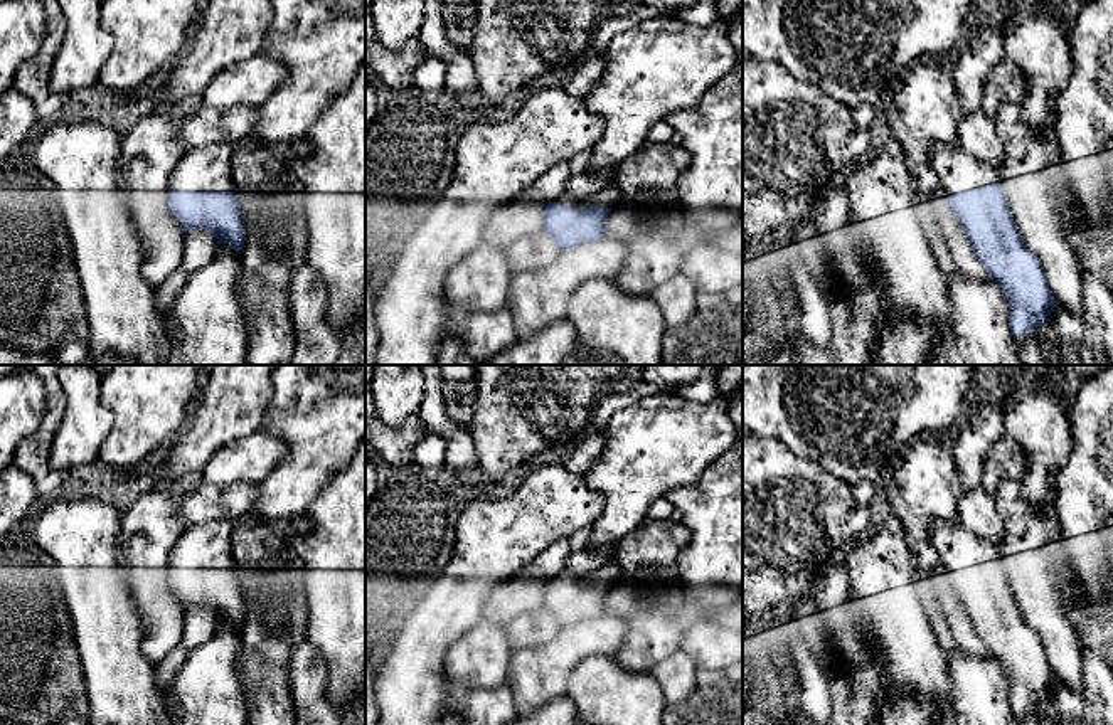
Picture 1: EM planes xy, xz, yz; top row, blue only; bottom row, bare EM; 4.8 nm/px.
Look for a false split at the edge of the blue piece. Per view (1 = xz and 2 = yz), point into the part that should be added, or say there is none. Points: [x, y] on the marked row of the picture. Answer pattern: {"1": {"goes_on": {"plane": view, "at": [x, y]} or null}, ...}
{"1": {"goes_on": {"plane": "xz", "at": [610, 195]}}, "2": {"goes_on": {"plane": "yz", "at": [958, 170]}}}

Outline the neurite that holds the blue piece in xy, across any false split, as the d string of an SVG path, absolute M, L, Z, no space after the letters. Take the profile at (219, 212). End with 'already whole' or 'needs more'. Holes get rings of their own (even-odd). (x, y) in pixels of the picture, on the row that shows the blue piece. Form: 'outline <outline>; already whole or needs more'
outline M224 141L185 151L172 172L167 195L184 235L205 229L219 244L241 254L246 229L236 198L232 155L234 146Z; needs more

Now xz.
outline M615 183L598 193L578 197L567 190L544 207L544 232L559 249L572 249L604 237L604 220L621 200Z; needs more

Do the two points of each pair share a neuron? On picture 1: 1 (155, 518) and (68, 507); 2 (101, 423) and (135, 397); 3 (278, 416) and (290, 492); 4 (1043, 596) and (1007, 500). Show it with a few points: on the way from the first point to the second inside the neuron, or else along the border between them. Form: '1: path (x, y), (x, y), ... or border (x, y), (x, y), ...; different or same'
1: border (123, 512), (118, 552); different
2: border (100, 382), (100, 401), (113, 428), (98, 453); different
3: path (293, 434), (293, 473); same
4: path (1031, 572), (1029, 529), (1024, 523); same

